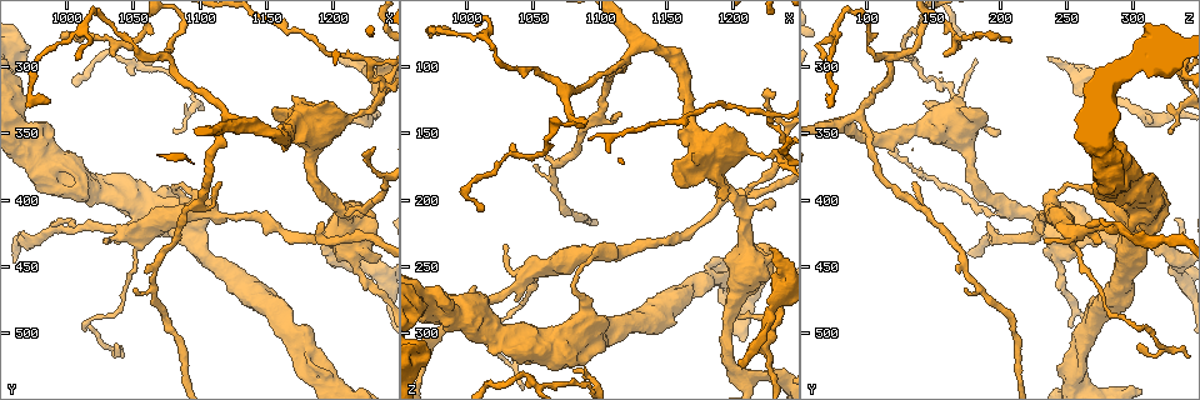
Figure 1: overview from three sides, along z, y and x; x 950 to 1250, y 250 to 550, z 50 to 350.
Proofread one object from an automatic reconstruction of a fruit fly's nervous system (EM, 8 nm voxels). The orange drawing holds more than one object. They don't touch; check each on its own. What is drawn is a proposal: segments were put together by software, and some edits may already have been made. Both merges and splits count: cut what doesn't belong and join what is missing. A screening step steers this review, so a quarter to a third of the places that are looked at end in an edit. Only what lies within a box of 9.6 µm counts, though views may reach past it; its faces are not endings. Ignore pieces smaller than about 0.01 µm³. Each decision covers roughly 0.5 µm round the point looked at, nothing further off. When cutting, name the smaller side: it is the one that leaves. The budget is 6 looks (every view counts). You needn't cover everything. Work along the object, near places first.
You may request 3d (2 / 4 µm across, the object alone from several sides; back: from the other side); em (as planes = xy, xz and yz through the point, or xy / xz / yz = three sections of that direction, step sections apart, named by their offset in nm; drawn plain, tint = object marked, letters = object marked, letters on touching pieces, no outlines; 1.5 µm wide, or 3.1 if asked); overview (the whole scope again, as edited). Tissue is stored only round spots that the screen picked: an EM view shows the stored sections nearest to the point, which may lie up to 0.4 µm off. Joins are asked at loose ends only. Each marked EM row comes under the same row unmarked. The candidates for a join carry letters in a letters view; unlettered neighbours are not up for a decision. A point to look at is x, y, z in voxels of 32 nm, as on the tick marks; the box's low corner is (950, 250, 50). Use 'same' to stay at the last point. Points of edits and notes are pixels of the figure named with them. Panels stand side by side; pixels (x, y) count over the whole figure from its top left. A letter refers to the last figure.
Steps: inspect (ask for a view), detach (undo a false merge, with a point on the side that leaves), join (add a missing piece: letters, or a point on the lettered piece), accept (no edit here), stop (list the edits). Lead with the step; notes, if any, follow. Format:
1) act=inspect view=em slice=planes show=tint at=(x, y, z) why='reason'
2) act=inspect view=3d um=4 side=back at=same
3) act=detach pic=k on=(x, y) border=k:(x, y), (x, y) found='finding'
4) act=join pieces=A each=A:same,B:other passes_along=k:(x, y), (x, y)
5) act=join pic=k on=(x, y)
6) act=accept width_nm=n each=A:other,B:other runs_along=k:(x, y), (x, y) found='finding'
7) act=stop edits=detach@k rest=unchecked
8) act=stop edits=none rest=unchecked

act=inspect view=em slice=planes show=letters at=(1226, 302, 140)

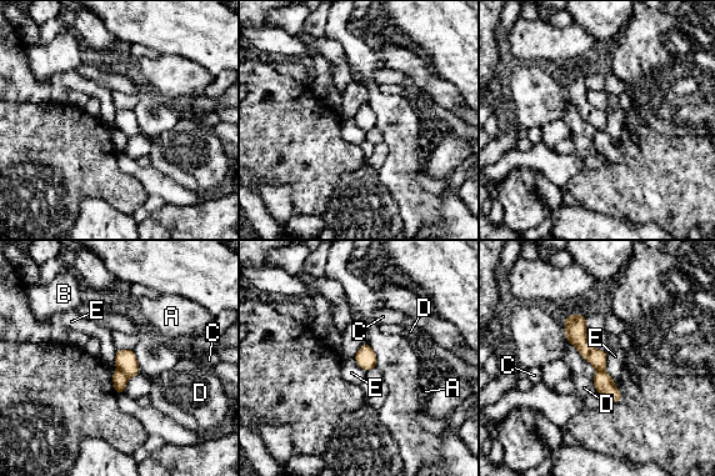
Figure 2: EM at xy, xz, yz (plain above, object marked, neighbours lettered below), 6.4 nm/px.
act=detach pic=2 on=(125, 360) each=A:other,B:other,C:other,D:other,E:other border=2:(118, 369), (126, 377) found='two cells meet here'

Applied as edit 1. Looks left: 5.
act=inspect view=overview why='redraw'

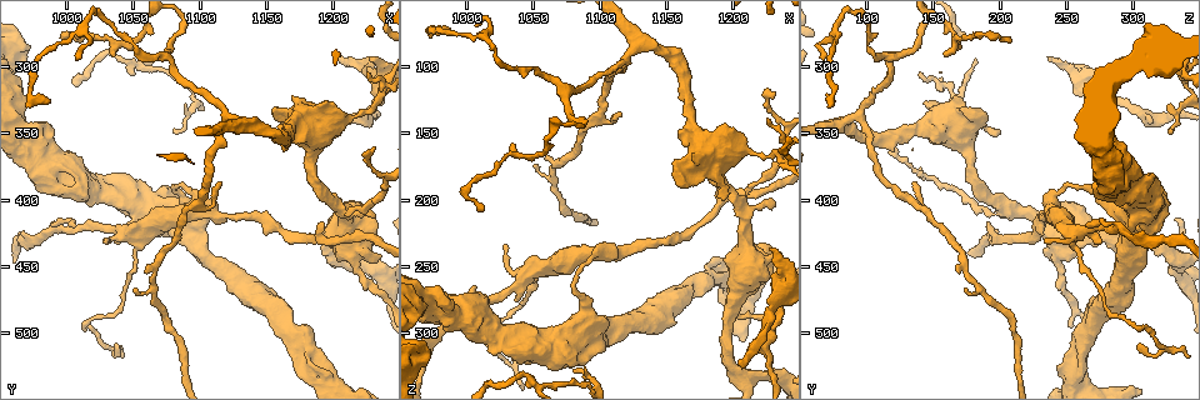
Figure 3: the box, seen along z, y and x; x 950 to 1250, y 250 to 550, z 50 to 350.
act=inspect view=3d um=4 at=(1206, 292, 324) why='free end'

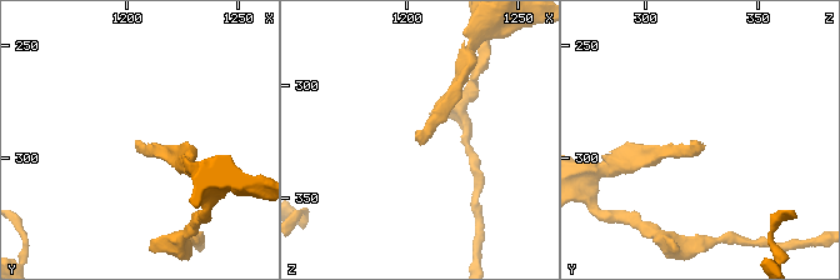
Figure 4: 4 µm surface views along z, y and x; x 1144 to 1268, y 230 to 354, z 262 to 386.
act=inspect view=em slice=planes show=letters at=(1205, 292, 324)

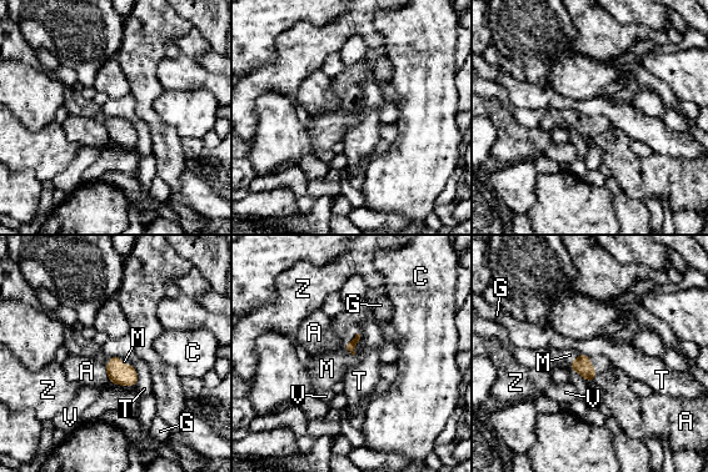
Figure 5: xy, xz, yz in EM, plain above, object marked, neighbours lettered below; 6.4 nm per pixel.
act=join pieces=M each=A:other,C:other,G:other,M:same,T:other,V:other,Z:other passes_along=5:(349, 346), (347, 344), (327, 368) found='the cell continues'

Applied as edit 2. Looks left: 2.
act=inspect view=em slice=xy step=4 show=tint at=(1086, 392, 274) why='sudden change in width'

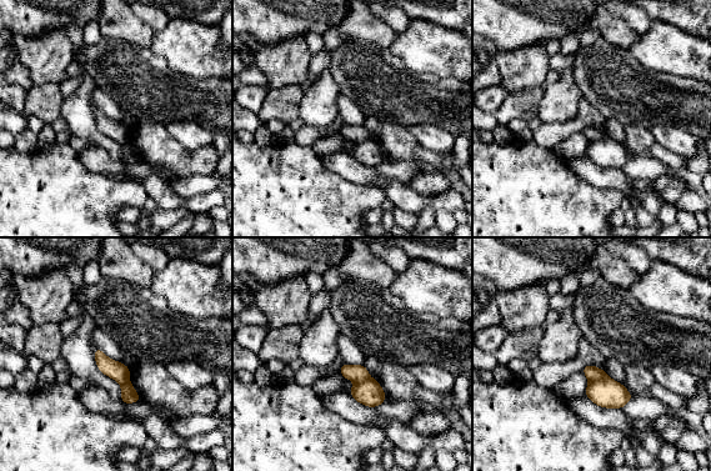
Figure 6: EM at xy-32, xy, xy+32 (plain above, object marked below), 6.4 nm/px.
act=inspect view=em slice=xz step=4 show=letters at=same why='another direction'

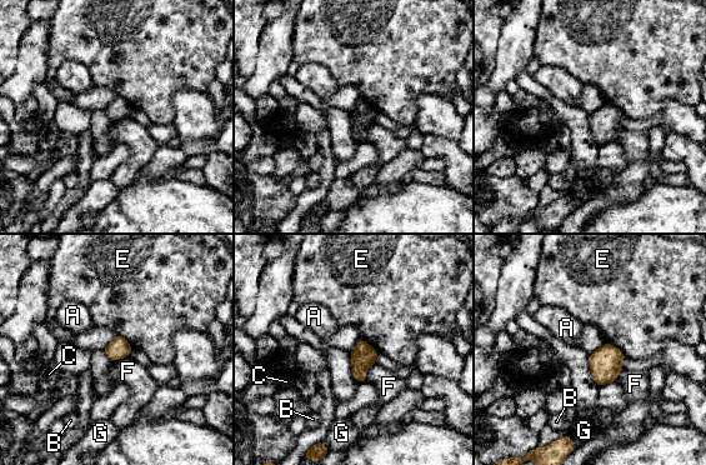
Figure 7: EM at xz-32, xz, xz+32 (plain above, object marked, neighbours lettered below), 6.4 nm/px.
act=detach pic=7 on=(362, 345) width_nm=140 longest_contact=E:160nm each=A:other,B:other,C:other,E:other,F:other,G:other found='two cells meet here'

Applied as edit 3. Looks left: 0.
act=stop edits=detach@2,join@5,detach@7 rest=unchecked

